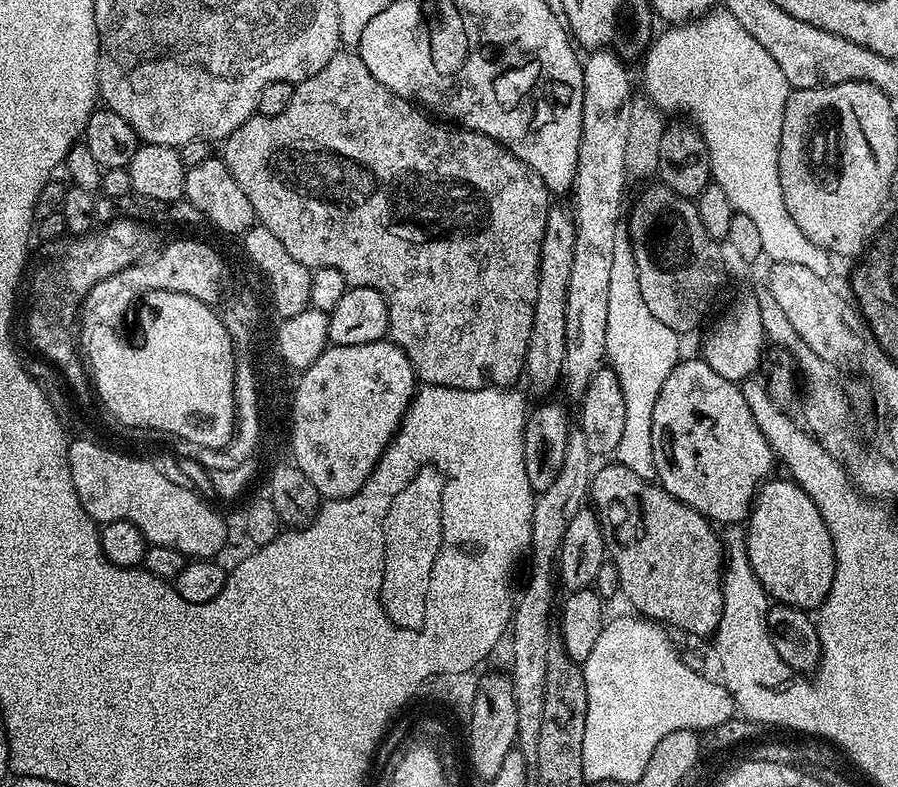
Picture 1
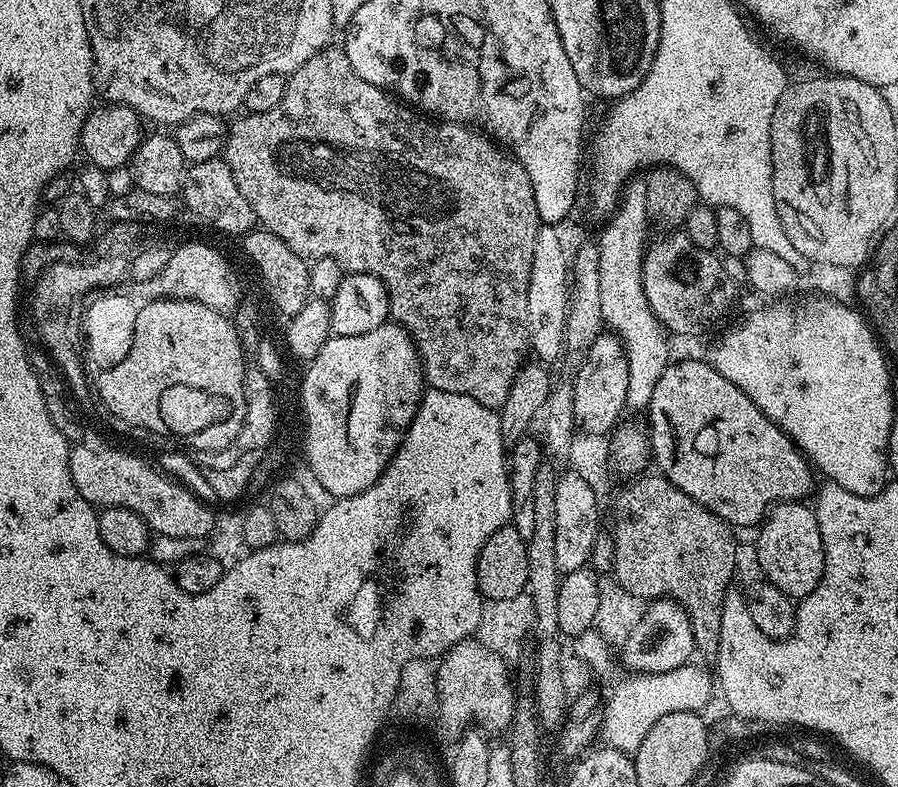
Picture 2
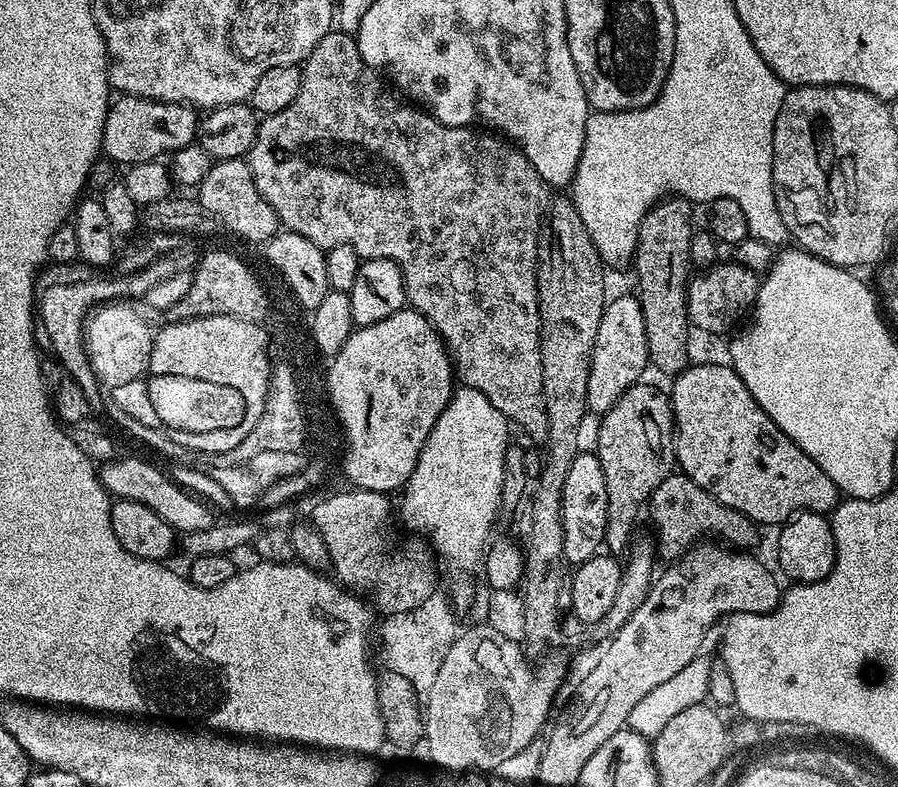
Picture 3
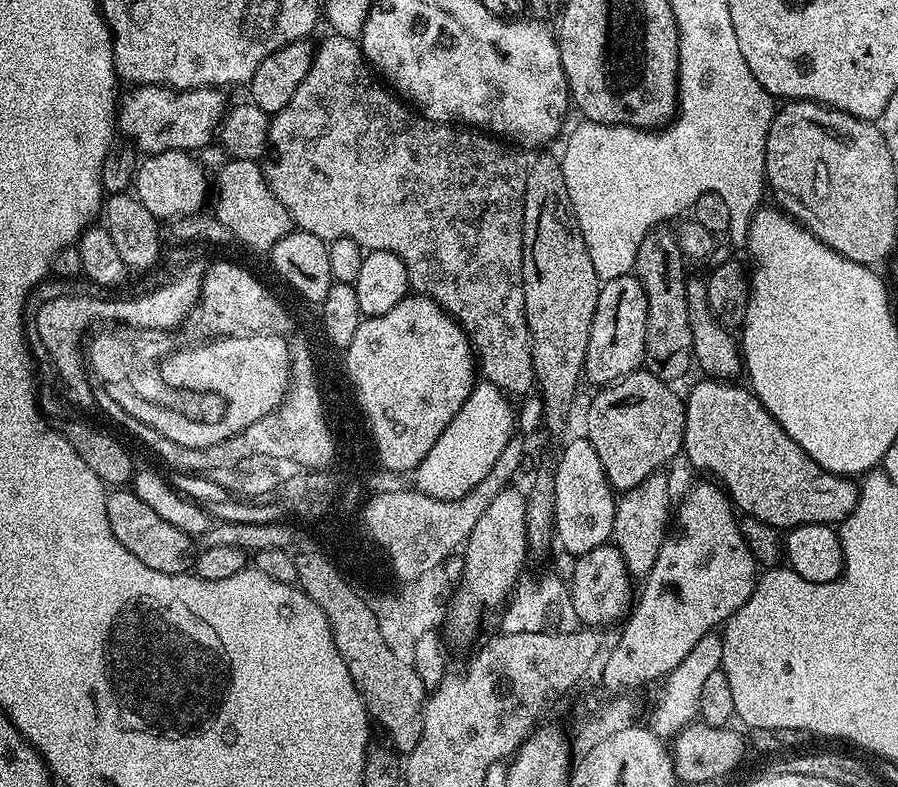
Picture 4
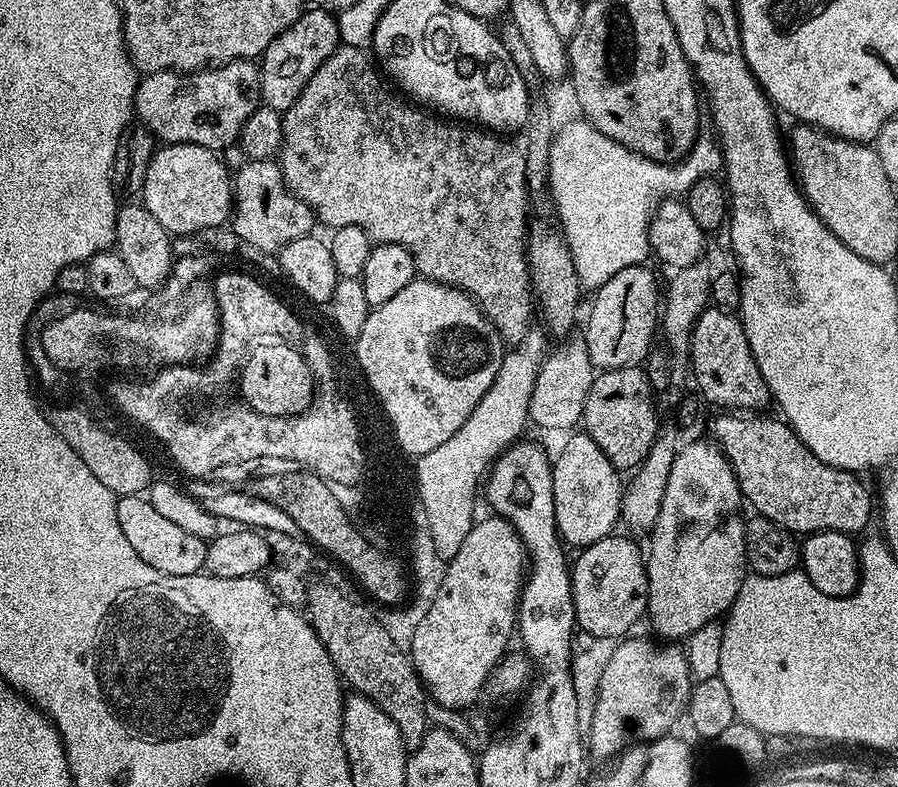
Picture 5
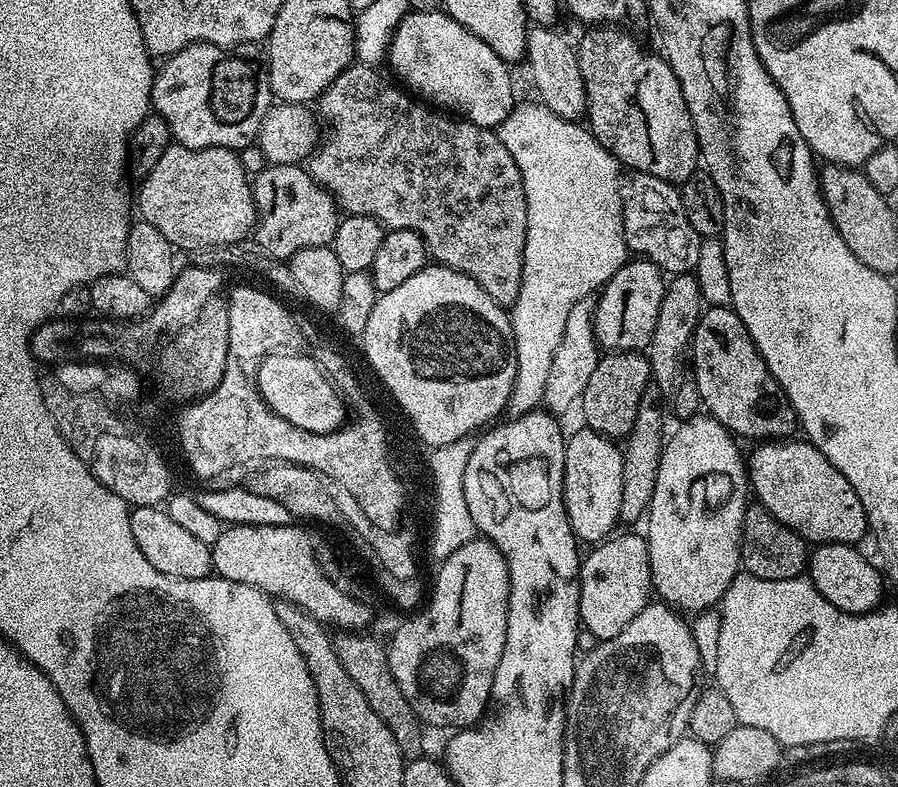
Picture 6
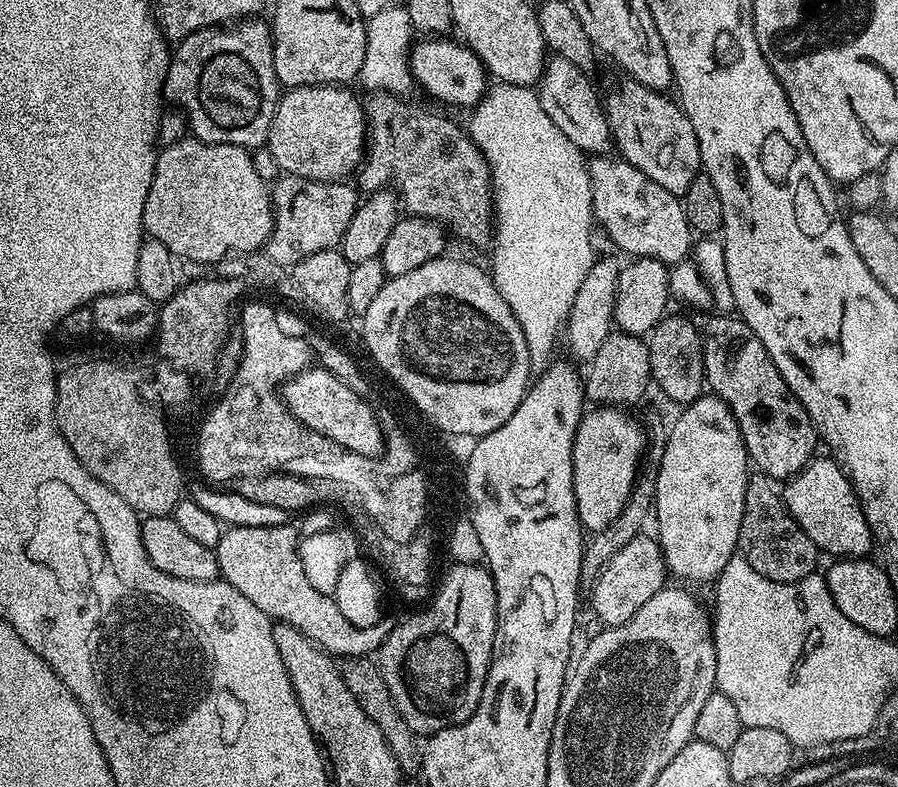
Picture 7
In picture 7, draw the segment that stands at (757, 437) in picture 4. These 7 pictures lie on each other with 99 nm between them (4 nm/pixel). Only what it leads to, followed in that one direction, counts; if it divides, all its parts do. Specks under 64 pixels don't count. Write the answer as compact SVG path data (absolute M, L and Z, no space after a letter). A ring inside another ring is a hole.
M813 458L799 473L793 476L783 485L782 495L786 510L806 530L806 534L816 543L817 549L821 553L829 552L832 558L864 558L869 555L868 552L874 548L872 531L868 529L868 523L864 517L864 511L860 505L860 500L856 492L852 489L852 483L848 481L848 475L844 469L836 463L835 459L820 460Z

